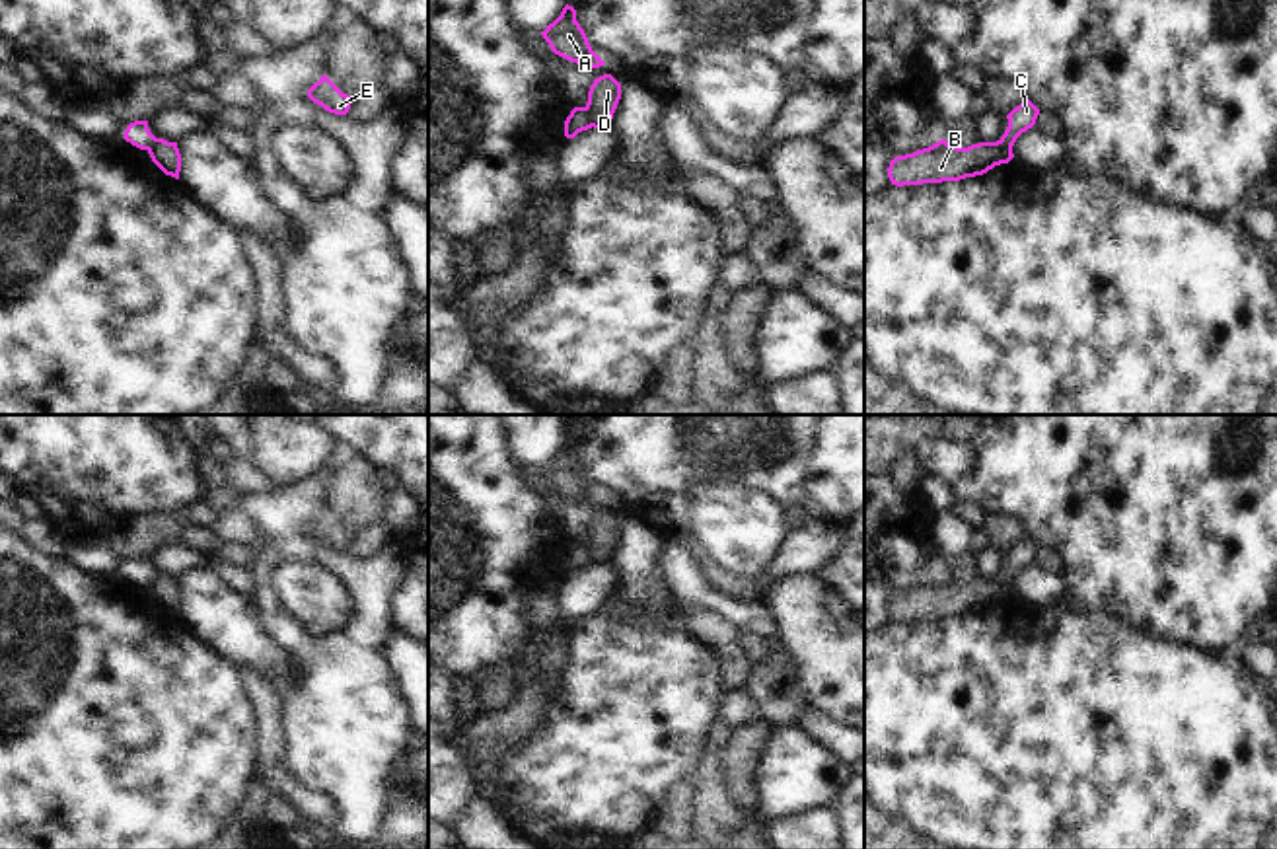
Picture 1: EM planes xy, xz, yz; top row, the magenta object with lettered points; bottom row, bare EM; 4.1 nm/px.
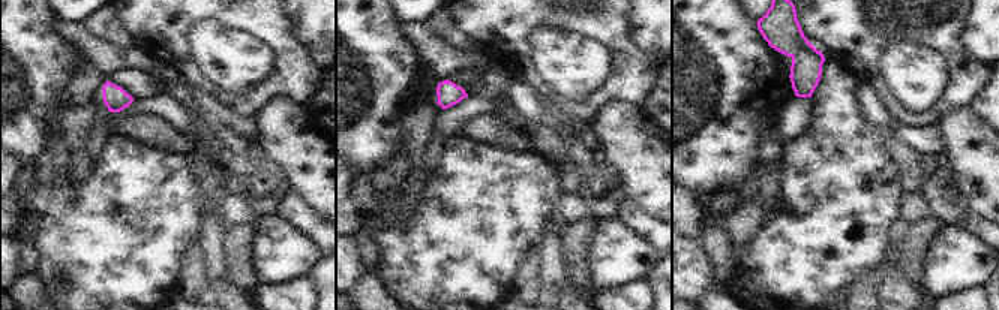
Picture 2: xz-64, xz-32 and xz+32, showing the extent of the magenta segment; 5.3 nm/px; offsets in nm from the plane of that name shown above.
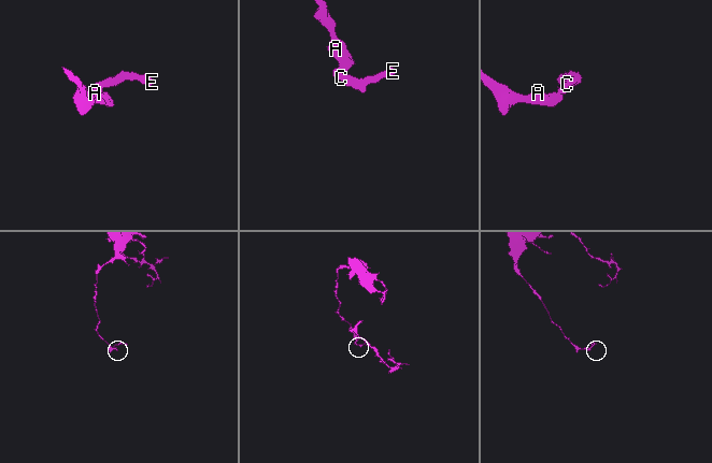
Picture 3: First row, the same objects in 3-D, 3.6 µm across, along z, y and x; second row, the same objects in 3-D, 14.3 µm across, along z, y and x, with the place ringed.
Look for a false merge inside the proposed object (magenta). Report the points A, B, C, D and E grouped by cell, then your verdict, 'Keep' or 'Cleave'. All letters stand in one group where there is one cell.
Groups: A B D / C E. Cleave.

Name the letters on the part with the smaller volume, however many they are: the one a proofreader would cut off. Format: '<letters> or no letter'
C, E

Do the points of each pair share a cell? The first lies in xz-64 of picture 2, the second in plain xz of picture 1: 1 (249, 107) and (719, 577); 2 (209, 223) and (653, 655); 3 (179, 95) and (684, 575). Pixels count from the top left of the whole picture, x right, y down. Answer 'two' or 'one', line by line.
1: one
2: two
3: one

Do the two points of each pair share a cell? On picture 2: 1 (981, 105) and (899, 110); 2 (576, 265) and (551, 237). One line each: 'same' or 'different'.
1: different
2: different

